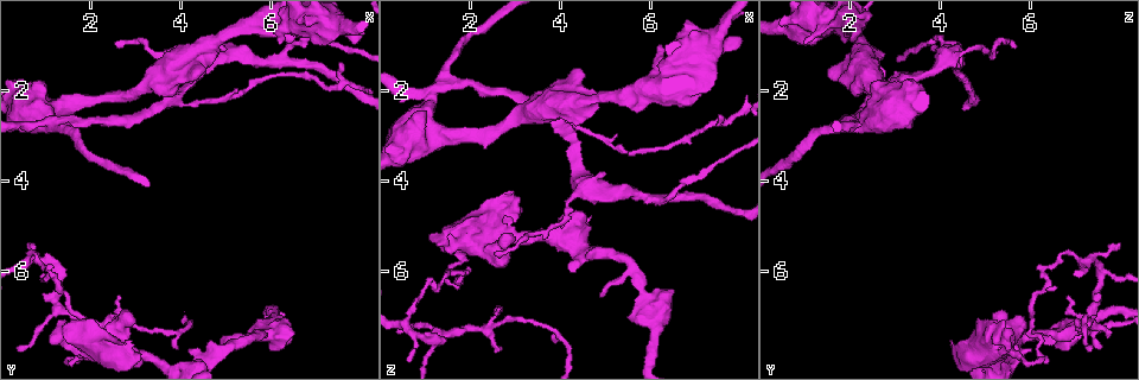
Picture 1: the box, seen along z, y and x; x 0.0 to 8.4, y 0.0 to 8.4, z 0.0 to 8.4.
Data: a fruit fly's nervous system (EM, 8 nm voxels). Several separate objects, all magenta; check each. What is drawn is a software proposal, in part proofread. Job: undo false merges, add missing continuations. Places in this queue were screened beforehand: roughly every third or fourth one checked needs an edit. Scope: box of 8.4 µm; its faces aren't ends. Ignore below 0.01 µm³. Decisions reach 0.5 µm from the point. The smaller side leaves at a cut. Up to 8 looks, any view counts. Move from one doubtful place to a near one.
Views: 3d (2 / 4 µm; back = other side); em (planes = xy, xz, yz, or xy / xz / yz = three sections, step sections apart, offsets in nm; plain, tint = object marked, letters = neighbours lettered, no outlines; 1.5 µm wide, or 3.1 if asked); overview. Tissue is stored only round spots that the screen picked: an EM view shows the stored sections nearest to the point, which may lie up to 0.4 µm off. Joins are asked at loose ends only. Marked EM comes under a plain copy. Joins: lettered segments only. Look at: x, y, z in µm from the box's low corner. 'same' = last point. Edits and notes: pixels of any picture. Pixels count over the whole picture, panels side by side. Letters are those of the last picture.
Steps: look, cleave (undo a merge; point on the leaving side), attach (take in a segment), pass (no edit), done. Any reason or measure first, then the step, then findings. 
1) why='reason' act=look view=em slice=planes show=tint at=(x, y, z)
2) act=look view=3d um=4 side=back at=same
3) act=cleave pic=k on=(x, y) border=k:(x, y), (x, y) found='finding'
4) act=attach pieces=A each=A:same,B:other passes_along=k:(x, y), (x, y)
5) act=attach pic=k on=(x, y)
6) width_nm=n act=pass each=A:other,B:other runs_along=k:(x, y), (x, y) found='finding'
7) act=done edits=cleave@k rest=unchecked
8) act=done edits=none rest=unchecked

why='thick end' act=look view=3d um=4 at=(2.05, 7.10, 4.85)

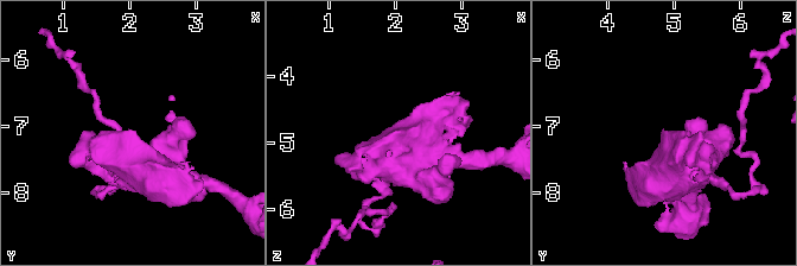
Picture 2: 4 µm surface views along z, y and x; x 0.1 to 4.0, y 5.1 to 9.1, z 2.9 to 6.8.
why='need the tissue' act=look view=em slice=planes show=letters at=(1.95, 7.10, 4.85)

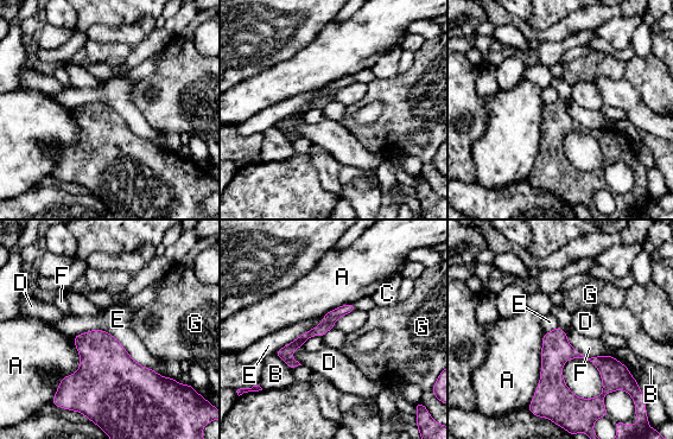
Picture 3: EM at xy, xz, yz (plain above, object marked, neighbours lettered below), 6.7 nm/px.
longest_contact=E:700nm act=pass each=A:other,B:other,C:other,D:other,E:other,F:other,G:other border=3:(545, 332), (540, 380), (527, 408) found='none of them fits'

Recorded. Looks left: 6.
why='four-way junction' act=look view=3d um=2 at=(1.25, 2.80, 1.90)

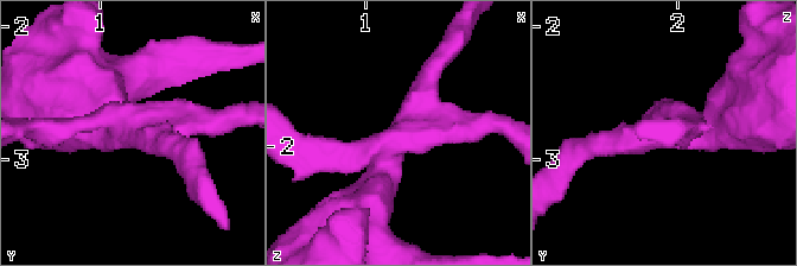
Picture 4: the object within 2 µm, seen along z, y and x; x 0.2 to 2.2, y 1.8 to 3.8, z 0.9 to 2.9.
arms=4 act=look view=em slice=planes show=tint at=(1.28, 2.76, 1.90)

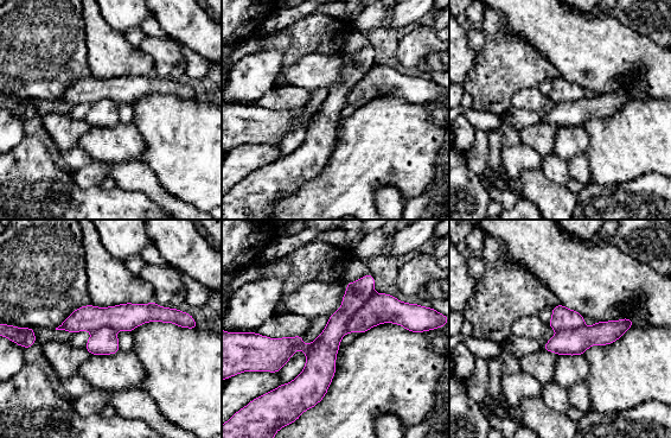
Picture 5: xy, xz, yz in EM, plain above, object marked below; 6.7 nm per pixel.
why='see the neighbours' act=look view=em slice=planes show=letters at=same

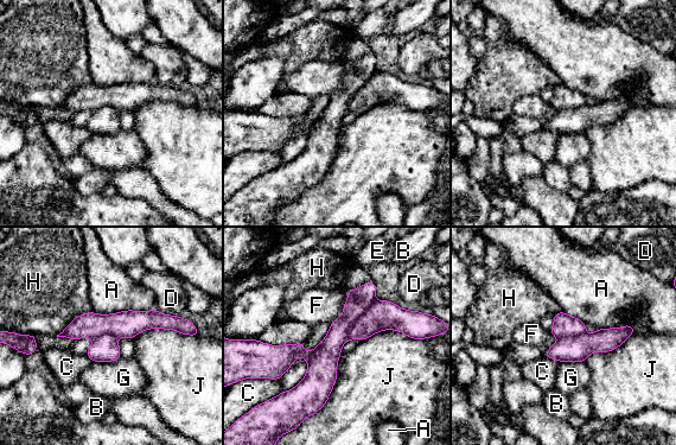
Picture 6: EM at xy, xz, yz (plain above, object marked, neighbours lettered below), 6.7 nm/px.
act=pass each=A:other,B:other,C:other,D:other,E:other,F:other,G:other,H:other,J:other runs_along=6:(408, 329), (356, 322), (319, 355), (267, 348) found='continuous, no second cell'

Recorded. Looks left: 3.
why='three arms meet' act=look view=3d um=2 at=(6.30, 1.30, 4.45)

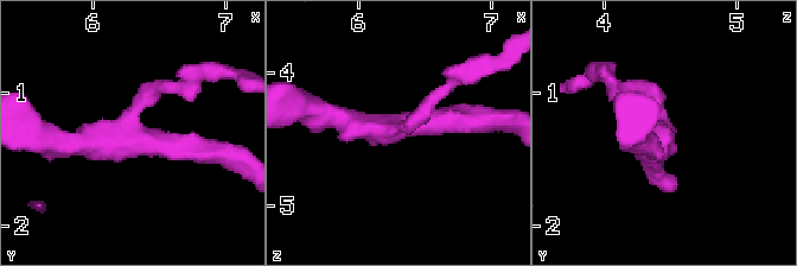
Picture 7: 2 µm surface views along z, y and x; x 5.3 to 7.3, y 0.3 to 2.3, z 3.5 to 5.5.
arms=3 why='now the EM' act=look view=em slice=planes show=tint at=(6.28, 1.26, 4.42)

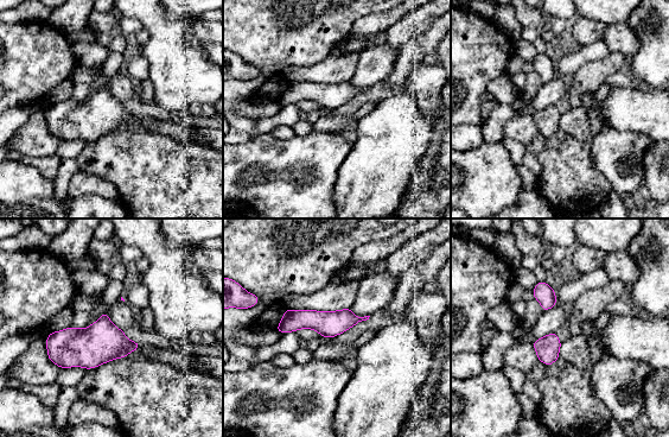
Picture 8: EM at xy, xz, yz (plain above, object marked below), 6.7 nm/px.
why='see the neighbours' act=look view=em slice=planes show=letters at=same

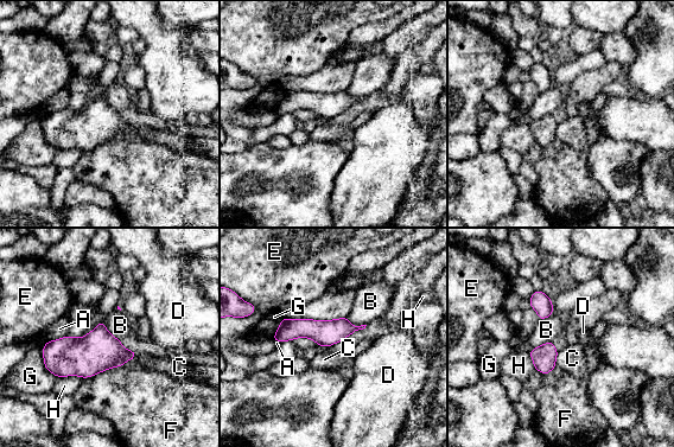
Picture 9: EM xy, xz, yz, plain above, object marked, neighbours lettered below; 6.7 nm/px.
act=pass each=A:other,B:other,C:other,D:other,E:other,F:other,G:other,H:other runs_along=9:(353, 329), (290, 329), (277, 338) found='continuous, no second cell'

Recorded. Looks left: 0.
act=done edits=none rest=unchecked

